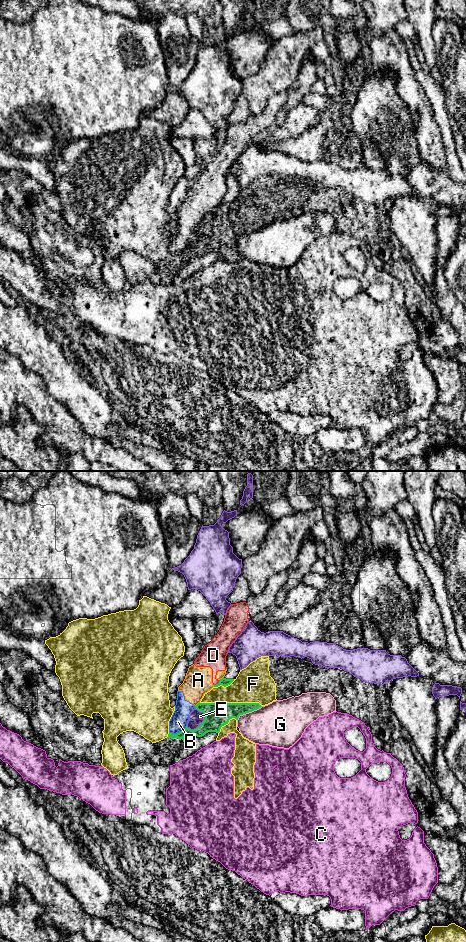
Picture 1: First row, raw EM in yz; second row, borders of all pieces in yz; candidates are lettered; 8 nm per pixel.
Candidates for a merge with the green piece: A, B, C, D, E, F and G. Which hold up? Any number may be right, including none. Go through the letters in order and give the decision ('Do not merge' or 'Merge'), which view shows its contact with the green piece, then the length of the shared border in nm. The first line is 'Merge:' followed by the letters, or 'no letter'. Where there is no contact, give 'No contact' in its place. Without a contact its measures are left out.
Merge: no letter
A: Do not merge. Touches green in yz. Shared border 60 nm
B: Do not merge. Touches green in yz. Shared border 160 nm
C: Do not merge. Touches green in yz. Shared border 40 nm
D: Do not merge. Touches green in yz. Shared border 70 nm
E: Do not merge. Touches green in yz. Shared border 190 nm
F: Do not merge. Touches green in yz. Shared border 500 nm
G: Do not merge. Touches green in yz. Shared border 240 nm

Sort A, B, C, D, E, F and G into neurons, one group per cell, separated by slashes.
A B D / C / E / F / G

